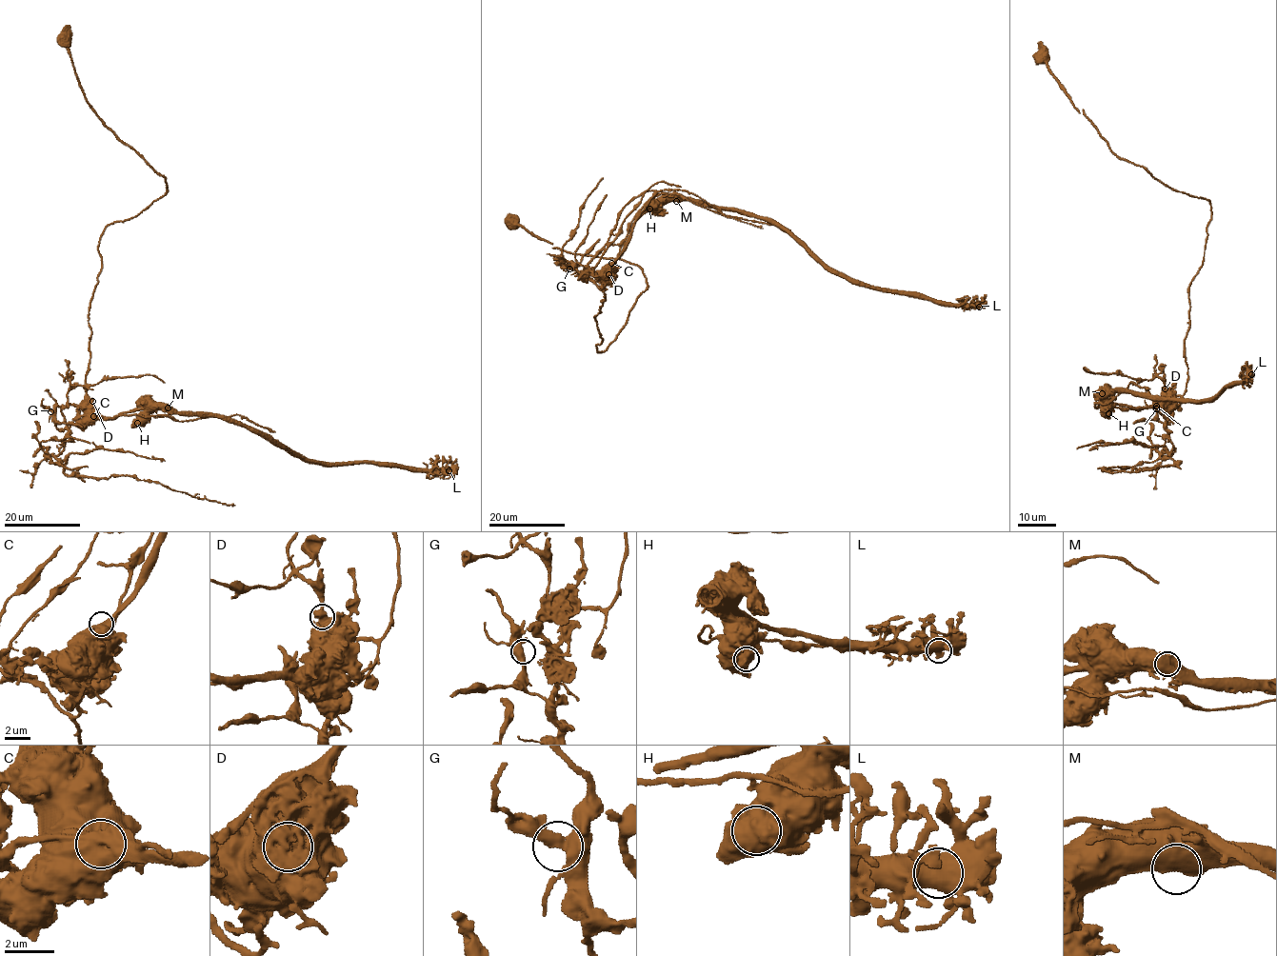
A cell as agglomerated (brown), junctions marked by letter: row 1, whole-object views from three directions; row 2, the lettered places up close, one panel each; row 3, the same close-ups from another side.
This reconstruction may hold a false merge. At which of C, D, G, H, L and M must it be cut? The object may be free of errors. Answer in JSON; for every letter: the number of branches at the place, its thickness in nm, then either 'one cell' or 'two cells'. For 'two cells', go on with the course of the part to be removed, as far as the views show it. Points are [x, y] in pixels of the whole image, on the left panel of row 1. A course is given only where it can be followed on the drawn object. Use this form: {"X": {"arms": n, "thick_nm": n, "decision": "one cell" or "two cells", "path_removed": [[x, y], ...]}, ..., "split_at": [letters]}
{"C": {"arms": 2, "thick_nm": 650, "decision": "two cells", "path_removed": [[93, 415], [78, 416], [76, 406], [87, 394], [99, 241], [168, 186], [89, 107], [66, 25]]}, "D": {"arms": 1, "thick_nm": 750, "decision": "one cell"}, "G": {"arms": 2, "thick_nm": 440, "decision": "one cell"}, "H": {"arms": 2, "thick_nm": 600, "decision": "one cell"}, "L": {"arms": 1, "thick_nm": 750, "decision": "one cell"}, "M": {"arms": 1, "thick_nm": 800, "decision": "one cell"}, "split_at": ["C"]}

